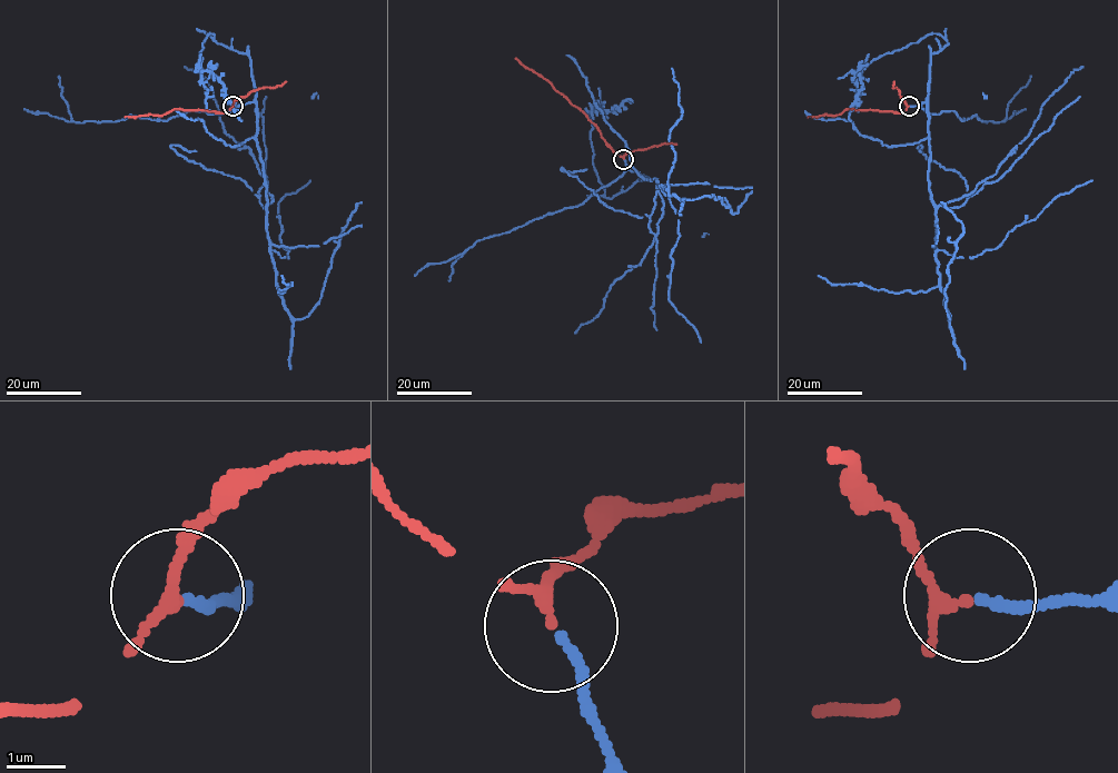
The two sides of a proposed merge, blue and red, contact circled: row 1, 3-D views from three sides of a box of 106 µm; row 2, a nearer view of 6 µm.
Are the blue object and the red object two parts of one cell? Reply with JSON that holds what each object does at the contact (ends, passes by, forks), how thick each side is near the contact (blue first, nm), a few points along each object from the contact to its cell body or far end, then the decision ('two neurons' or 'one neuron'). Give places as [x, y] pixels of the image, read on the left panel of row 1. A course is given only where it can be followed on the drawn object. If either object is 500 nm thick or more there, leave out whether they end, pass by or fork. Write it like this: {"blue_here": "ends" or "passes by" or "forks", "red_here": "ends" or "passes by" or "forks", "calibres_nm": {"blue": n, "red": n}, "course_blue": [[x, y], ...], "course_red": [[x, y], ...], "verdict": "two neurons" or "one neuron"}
{"blue_here": "ends", "red_here": "passes by", "calibres_nm": {"blue": 170, "red": 160}, "course_blue": [[233, 106], [256, 103], [269, 254], [277, 293], [295, 319], [307, 317], [319, 300], [343, 228], [362, 201]], "course_red": [[233, 106], [226, 112], [174, 109], [161, 115], [125, 117]], "verdict": "one neuron"}

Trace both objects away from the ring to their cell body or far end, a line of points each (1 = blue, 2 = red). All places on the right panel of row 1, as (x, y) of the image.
1: (909, 106), (927, 103), (928, 186), (939, 287), (950, 319), (945, 293), (948, 264), (963, 225), (940, 201)
2: (908, 106), (903, 112), (847, 109), (834, 115), (808, 117)

